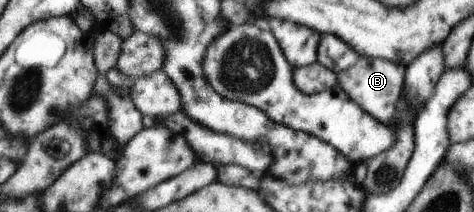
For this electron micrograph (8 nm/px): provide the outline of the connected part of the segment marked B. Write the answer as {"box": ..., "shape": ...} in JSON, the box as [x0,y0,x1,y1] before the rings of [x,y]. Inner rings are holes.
{"box":[336,57,405,124],"shape":[[[360,57],[351,68],[336,74],[336,84],[361,107],[361,110],[382,123],[390,124],[402,92],[404,77],[405,67],[399,63],[378,58]]]}

